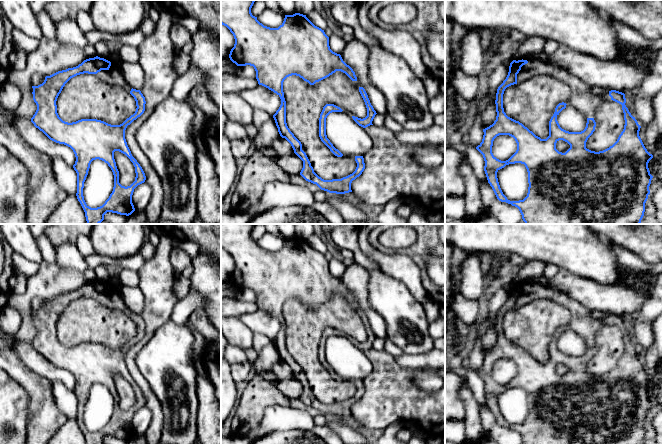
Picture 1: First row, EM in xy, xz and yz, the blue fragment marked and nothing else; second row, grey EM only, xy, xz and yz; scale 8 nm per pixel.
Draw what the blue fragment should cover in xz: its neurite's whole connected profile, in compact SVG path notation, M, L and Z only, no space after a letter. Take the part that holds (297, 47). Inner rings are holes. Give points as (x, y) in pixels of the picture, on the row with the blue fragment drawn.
M221 0L221 24L230 30L235 39L230 60L237 66L253 66L258 84L280 97L281 105L273 118L280 136L291 144L294 153L303 161L300 175L329 193L352 192L352 181L365 169L363 156L355 156L357 167L346 177L332 180L319 177L302 150L301 142L287 126L283 82L287 77L296 75L314 85L336 71L357 81L355 72L340 54L330 49L329 37L306 15L285 15L278 28L270 28L252 15L251 8L255 1Z

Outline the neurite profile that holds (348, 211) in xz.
M329 193L327 201L342 215L344 220L369 222L368 215L336 193Z

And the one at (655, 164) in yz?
M662 155L653 157L648 163L648 168L650 174L662 182Z

